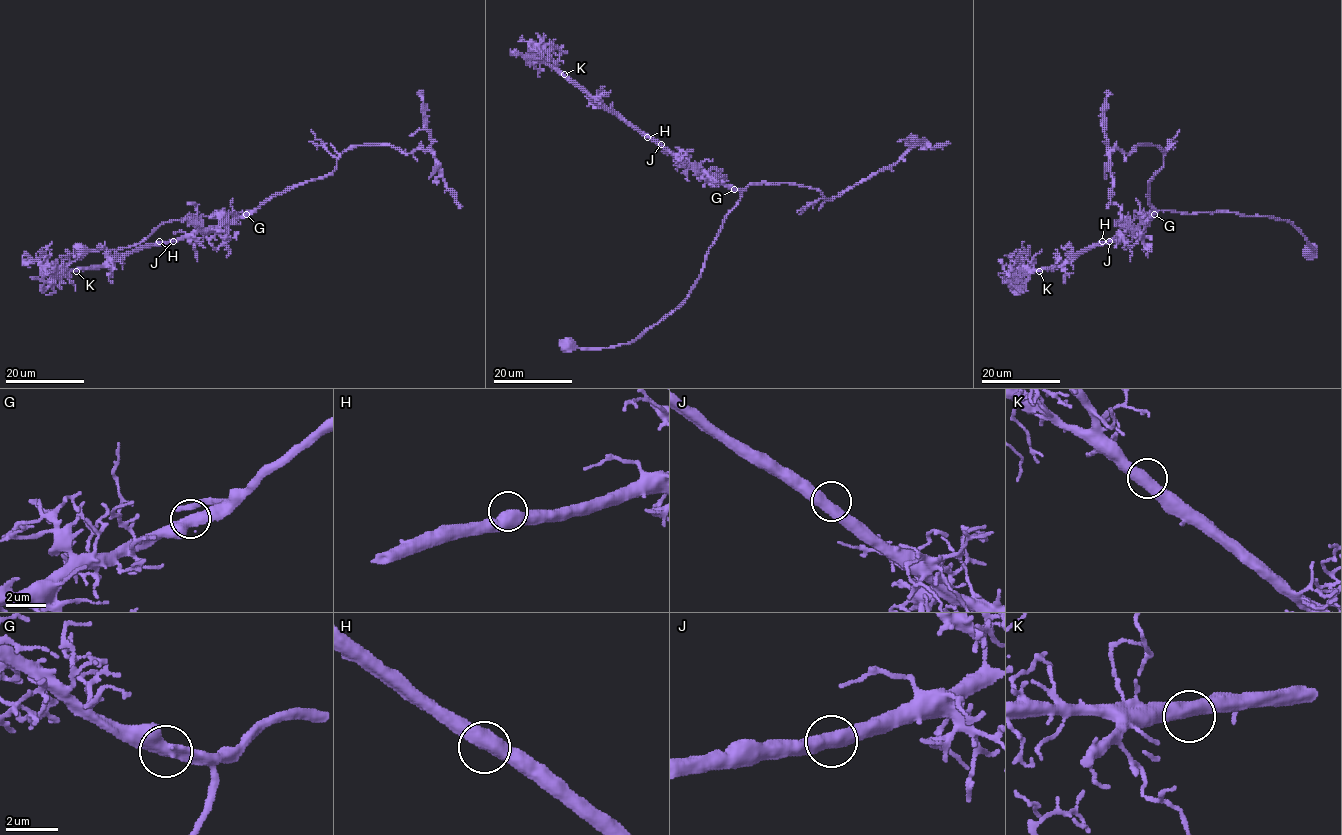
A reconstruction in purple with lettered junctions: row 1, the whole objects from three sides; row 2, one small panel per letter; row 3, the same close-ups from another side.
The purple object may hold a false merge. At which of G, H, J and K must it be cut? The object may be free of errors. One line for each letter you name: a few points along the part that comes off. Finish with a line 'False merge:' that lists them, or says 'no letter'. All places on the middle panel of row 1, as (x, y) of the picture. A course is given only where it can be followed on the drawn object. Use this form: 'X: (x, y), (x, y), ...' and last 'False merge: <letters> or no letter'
False merge: no letter

